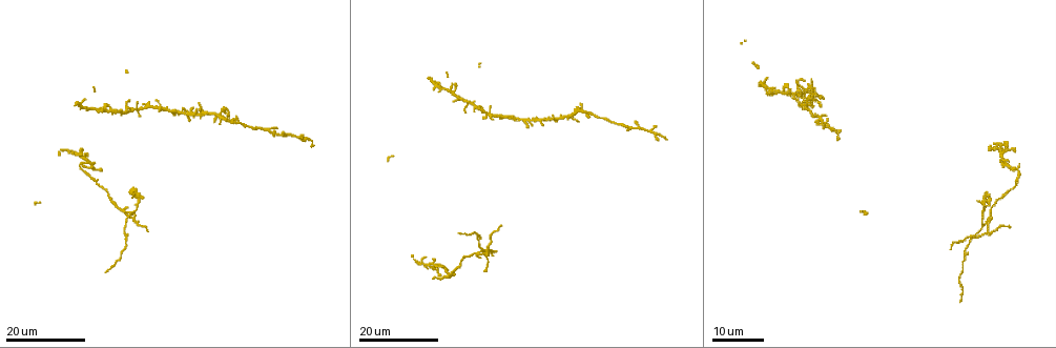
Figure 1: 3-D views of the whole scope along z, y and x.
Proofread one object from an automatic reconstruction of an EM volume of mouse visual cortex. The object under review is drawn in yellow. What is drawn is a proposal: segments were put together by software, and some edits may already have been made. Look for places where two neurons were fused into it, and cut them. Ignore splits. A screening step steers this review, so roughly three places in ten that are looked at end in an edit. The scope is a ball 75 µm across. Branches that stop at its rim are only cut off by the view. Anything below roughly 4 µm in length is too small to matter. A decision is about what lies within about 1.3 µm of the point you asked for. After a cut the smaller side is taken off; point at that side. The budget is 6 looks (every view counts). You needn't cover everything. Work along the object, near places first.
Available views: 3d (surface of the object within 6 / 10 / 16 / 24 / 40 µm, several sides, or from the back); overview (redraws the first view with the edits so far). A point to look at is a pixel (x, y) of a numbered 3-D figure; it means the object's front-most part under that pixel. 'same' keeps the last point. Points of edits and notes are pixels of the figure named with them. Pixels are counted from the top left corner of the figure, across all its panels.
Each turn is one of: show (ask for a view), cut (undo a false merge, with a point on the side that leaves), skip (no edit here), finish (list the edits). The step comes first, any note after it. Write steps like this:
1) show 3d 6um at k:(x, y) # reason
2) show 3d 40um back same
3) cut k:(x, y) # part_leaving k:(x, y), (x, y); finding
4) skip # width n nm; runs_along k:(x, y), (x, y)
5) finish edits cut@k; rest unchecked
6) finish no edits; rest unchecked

show 3d 16um at 1:(137, 204) # three-way junction

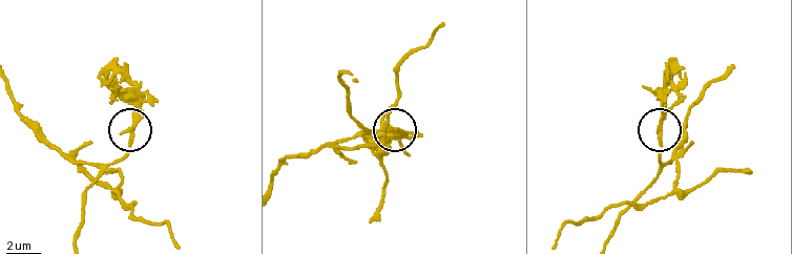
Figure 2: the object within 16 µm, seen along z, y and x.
show 3d 10um at 2:(136, 120)

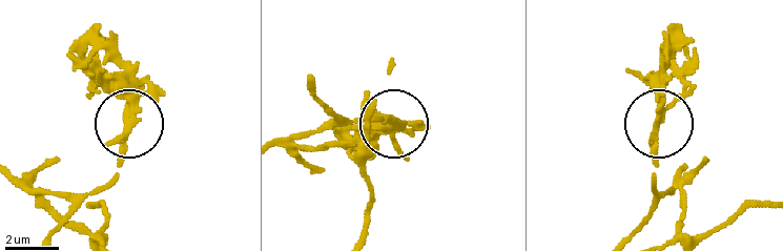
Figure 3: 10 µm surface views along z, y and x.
cut 3:(138, 112) # width 210 nm; part_leaving 3:(119, 148), (125, 77), (117, 49), (94, 24); two neurons meet here

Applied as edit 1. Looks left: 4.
show 3d 24um at 1:(123, 210) # two arms in line, one across

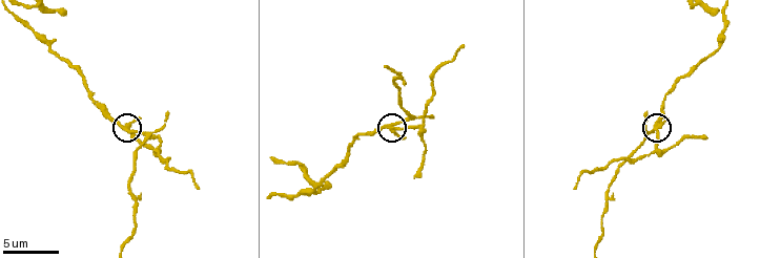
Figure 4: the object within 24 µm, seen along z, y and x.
show 3d 10um at 4:(650, 130)

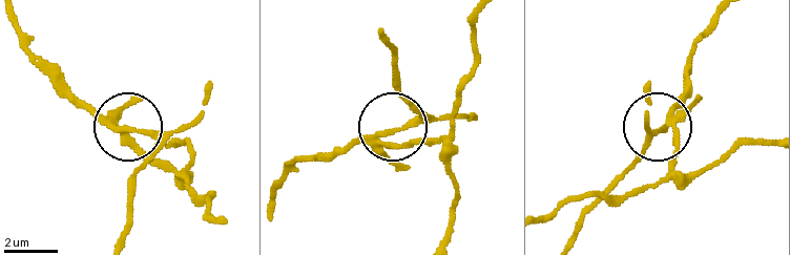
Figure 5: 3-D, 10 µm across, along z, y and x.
cut 5:(134, 151) # width 210 nm; part_leaving 5:(111, 125), (198, 197), (211, 197), (220, 217); two neurons meet here

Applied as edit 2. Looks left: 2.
show 3d 24um at 1:(114, 112)

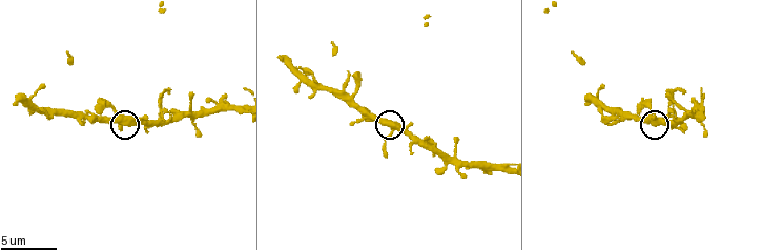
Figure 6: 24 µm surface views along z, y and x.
show 3d 6um at 6:(390, 126)

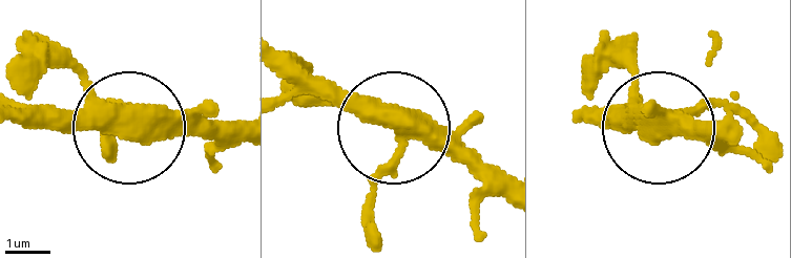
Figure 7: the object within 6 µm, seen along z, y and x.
skip # runs_along 7:(242, 125), (30, 125); continuous, no second neuron

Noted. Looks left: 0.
finish edits cut@3, cut@5; rest unchecked

